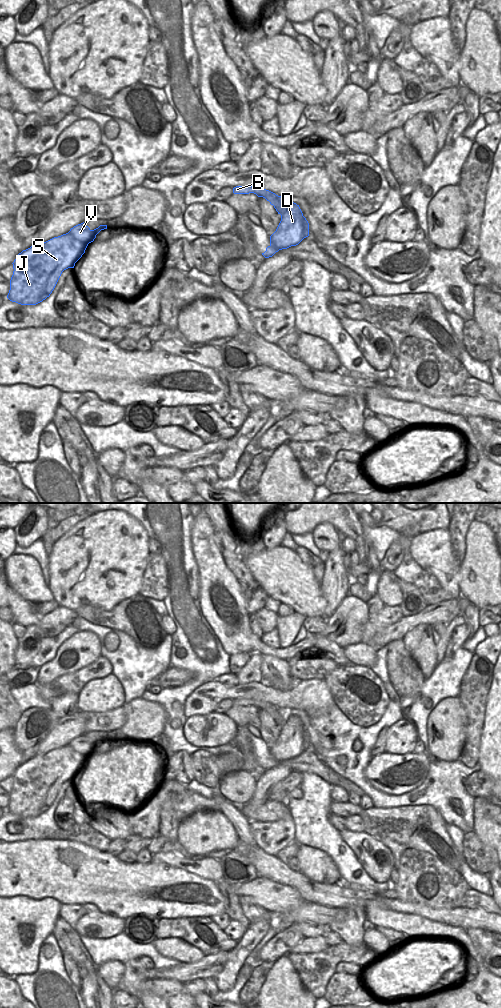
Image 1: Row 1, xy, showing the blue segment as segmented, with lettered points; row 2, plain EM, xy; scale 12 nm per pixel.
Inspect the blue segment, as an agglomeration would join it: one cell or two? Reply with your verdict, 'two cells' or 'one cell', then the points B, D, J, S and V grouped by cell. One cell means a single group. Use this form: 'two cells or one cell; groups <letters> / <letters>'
two cells; groups B J S V / D

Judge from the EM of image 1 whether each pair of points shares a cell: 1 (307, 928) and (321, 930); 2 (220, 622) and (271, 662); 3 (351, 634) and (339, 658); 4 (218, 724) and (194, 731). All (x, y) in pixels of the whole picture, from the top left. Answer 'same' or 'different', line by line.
1: same
2: different
3: different
4: same

